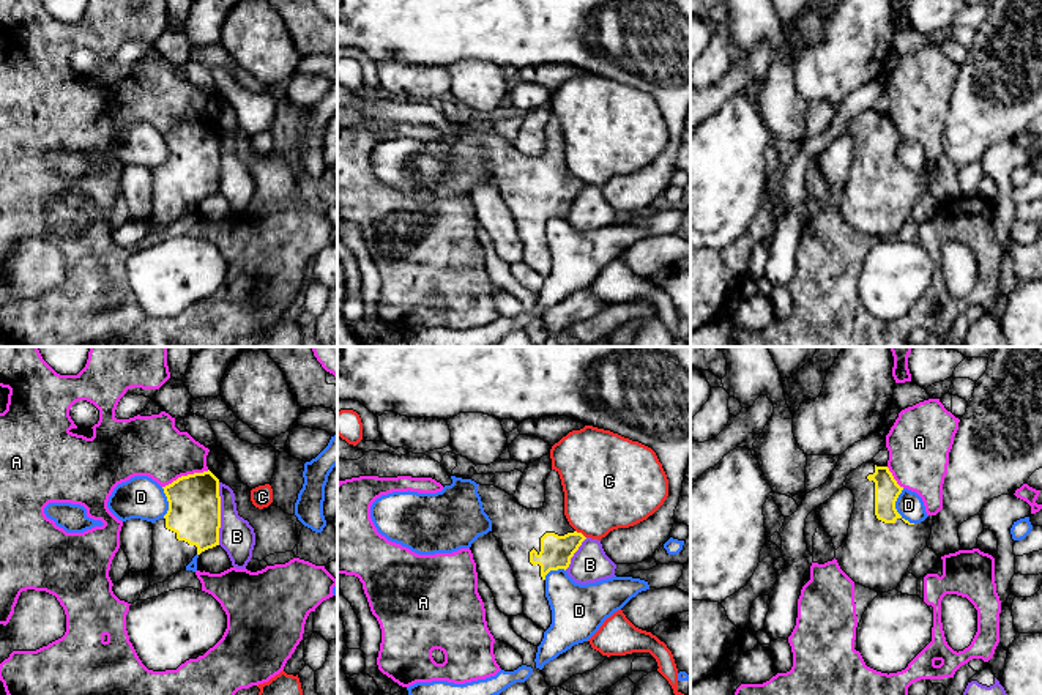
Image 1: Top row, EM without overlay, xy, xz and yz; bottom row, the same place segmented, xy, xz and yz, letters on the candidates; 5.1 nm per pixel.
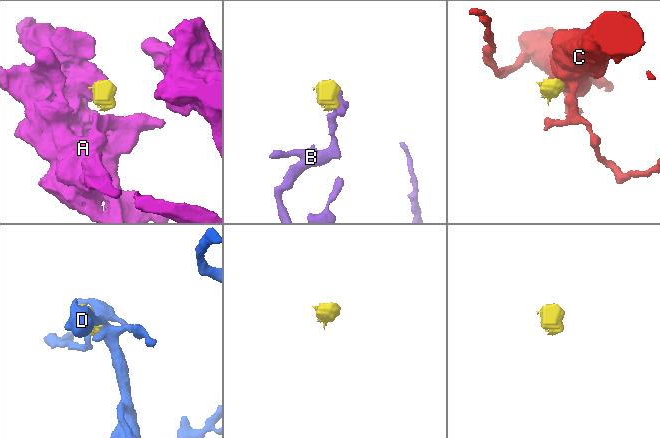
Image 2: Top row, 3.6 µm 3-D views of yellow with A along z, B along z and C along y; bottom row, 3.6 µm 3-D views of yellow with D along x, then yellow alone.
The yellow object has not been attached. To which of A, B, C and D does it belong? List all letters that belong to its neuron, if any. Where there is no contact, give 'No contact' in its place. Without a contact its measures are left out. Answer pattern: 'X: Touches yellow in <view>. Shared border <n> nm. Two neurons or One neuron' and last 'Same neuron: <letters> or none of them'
A: Touches yellow in xy. Shared border 260 nm. Two neurons
B: Touches yellow in xy. Shared border 320 nm. Two neurons
C: Touches yellow in xz. Shared border 70 nm. Two neurons
D: Touches yellow in yz. Shared border 190 nm. Two neurons
Same neuron: none of them

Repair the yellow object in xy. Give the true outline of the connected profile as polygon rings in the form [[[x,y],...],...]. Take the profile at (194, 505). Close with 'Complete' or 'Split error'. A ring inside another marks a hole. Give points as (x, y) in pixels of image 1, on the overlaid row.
[[[208,470],[162,489],[169,511],[153,523],[150,586],[186,570],[195,555],[219,545],[219,479]]]. Split error

